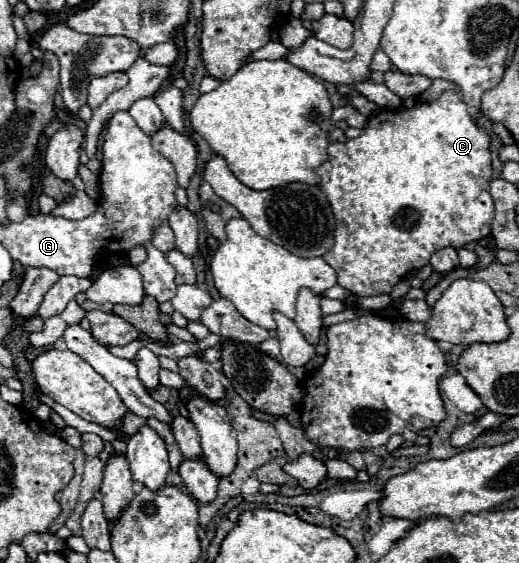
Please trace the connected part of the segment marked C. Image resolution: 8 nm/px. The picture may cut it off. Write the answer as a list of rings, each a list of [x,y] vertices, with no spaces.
[[[451,90],[451,92],[443,92],[443,96],[439,96],[433,102],[421,102],[415,104],[413,108],[405,108],[401,112],[393,112],[393,110],[381,110],[379,114],[375,114],[373,118],[369,118],[367,126],[363,128],[363,132],[357,138],[351,138],[347,142],[331,142],[329,144],[329,160],[325,164],[321,164],[317,168],[317,174],[321,176],[321,192],[327,196],[333,214],[335,214],[335,244],[333,248],[323,256],[323,260],[337,272],[337,284],[351,290],[355,296],[377,296],[377,294],[389,294],[391,288],[409,272],[423,268],[425,264],[429,264],[429,258],[433,252],[441,250],[441,248],[461,248],[467,242],[477,242],[481,238],[487,238],[491,232],[491,220],[493,220],[493,198],[489,194],[489,182],[491,182],[491,136],[473,120],[473,116],[467,110],[469,106],[461,100],[459,90]]]

